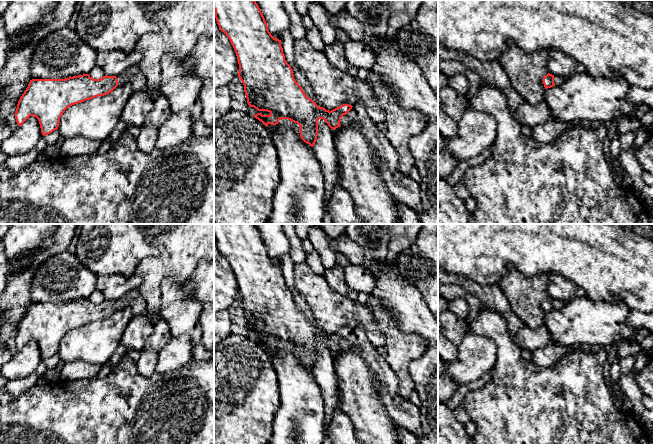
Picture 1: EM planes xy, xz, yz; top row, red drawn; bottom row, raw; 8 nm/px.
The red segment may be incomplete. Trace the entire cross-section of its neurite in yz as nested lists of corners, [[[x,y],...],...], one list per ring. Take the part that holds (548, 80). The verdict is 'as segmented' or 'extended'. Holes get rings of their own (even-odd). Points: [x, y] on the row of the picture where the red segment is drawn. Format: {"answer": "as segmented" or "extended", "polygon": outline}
{"answer": "extended", "polygon": [[[548,73],[546,76],[543,77],[543,84],[545,89],[551,88],[553,86],[559,86],[563,83],[564,78],[559,75],[552,75]]]}

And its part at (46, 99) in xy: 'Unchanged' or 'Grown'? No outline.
Grown

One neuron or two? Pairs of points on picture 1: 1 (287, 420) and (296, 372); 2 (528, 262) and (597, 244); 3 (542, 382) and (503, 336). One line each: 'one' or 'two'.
1: one
2: one
3: one

